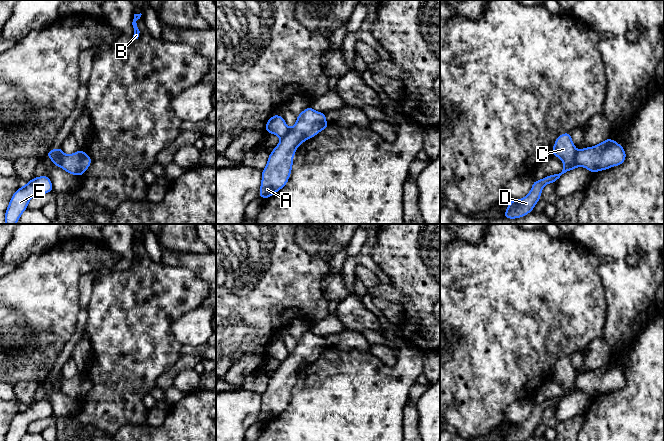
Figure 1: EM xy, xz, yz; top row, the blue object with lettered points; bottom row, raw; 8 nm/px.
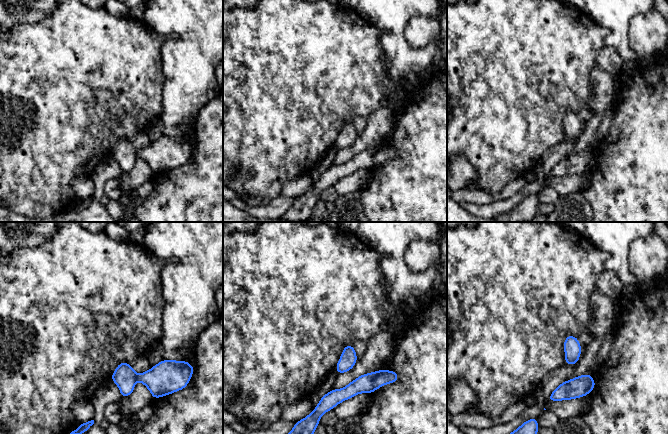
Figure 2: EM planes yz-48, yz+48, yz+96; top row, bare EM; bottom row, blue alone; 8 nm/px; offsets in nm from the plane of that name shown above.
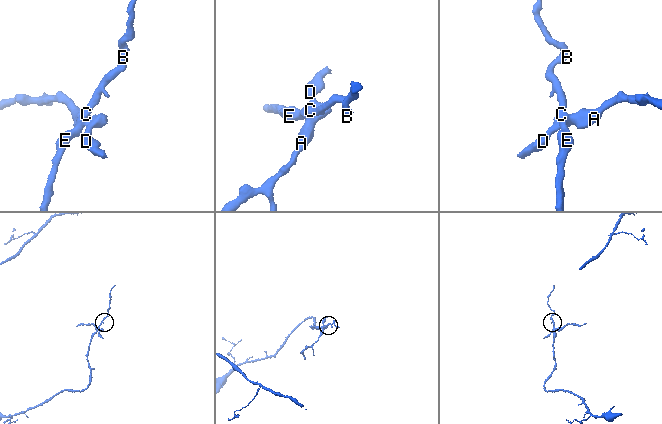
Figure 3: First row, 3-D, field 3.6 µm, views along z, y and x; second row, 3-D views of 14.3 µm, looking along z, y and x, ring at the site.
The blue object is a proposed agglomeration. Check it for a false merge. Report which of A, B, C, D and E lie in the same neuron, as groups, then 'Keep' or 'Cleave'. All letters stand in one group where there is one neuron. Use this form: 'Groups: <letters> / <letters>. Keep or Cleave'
Groups: A D / B C E. Cleave

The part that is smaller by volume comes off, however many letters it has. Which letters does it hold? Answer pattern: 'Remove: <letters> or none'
Remove: A, D

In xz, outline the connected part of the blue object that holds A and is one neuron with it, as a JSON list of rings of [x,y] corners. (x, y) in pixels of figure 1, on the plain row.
[[[311,330],[297,340],[295,349],[281,361],[279,368],[268,380],[267,389],[262,394],[259,421],[269,422],[287,408],[296,373],[328,351],[325,337],[317,336]]]

